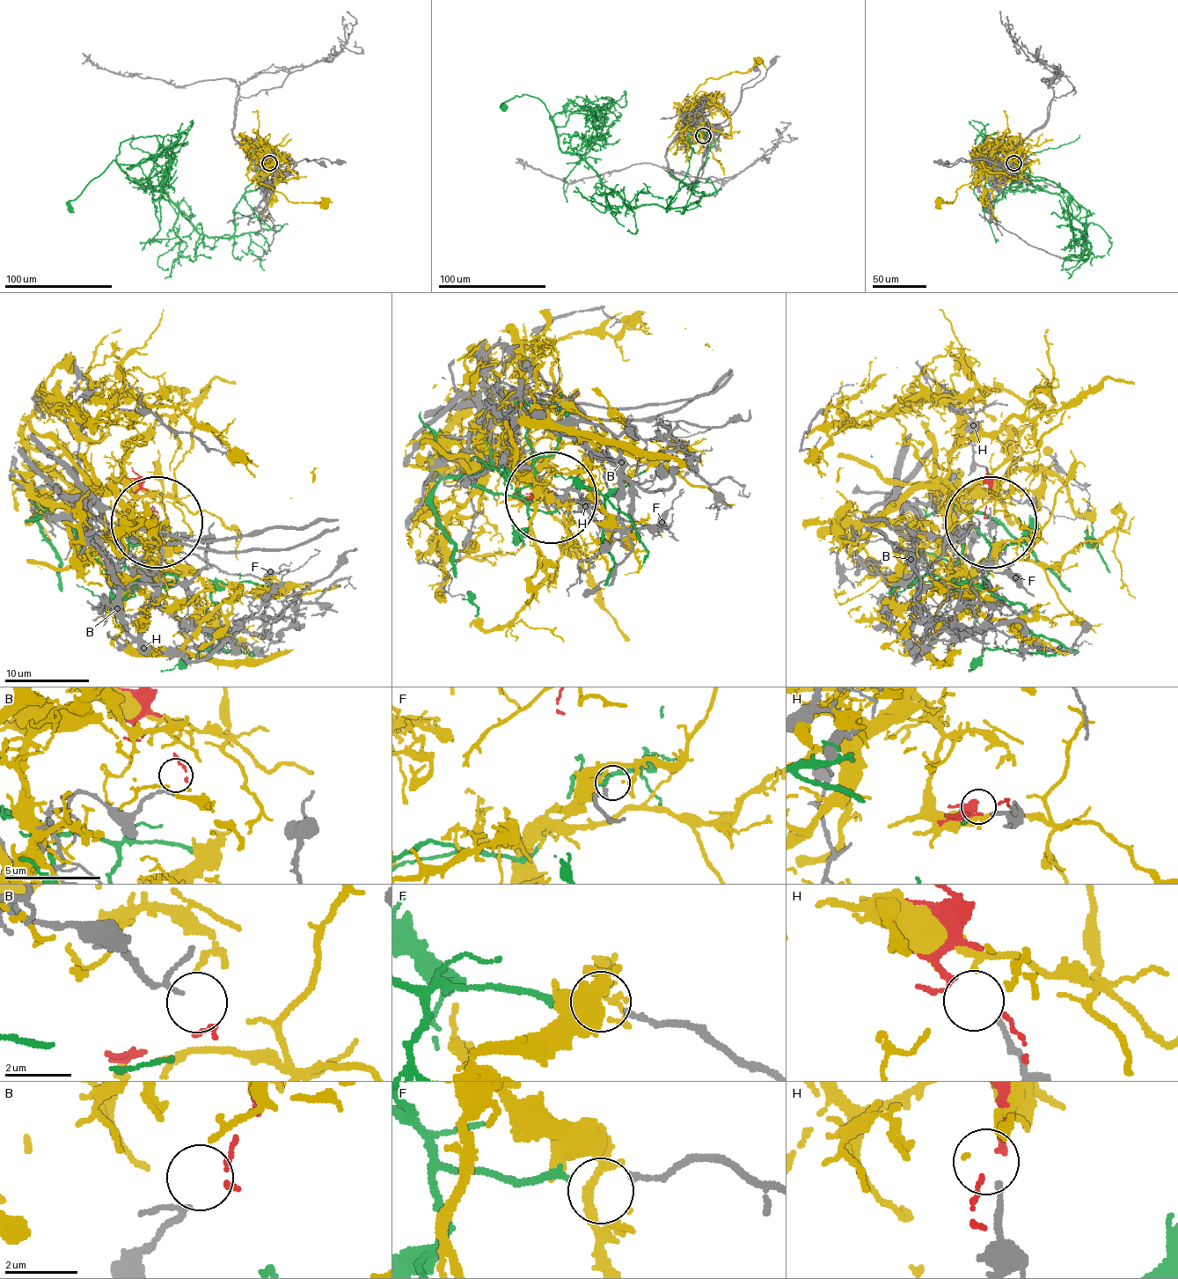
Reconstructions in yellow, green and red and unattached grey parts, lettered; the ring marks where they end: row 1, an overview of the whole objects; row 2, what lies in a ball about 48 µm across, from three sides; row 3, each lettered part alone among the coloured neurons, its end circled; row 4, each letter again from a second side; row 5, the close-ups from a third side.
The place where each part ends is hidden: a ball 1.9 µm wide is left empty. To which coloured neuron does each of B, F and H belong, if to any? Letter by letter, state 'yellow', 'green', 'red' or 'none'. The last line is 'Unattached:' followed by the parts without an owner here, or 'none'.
B: none
F: green
H: red
Unattached: B

